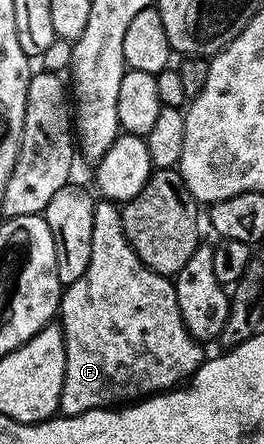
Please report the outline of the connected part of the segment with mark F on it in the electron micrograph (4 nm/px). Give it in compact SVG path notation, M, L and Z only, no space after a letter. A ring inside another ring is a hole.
M111 201L97 202L94 209L94 237L90 237L90 265L86 265L86 273L82 273L82 277L78 277L78 281L69 283L63 288L60 296L58 322L64 329L64 344L66 345L66 373L64 374L62 397L60 398L60 411L64 415L81 415L99 407L115 408L117 405L127 405L133 401L146 399L150 393L167 391L191 379L192 374L204 364L206 358L205 348L200 340L195 339L189 333L182 321L182 313L178 309L175 282L167 275L154 273L154 269L147 267L138 257L138 253L134 253L130 241L126 241L124 236L120 213L121 208Z

